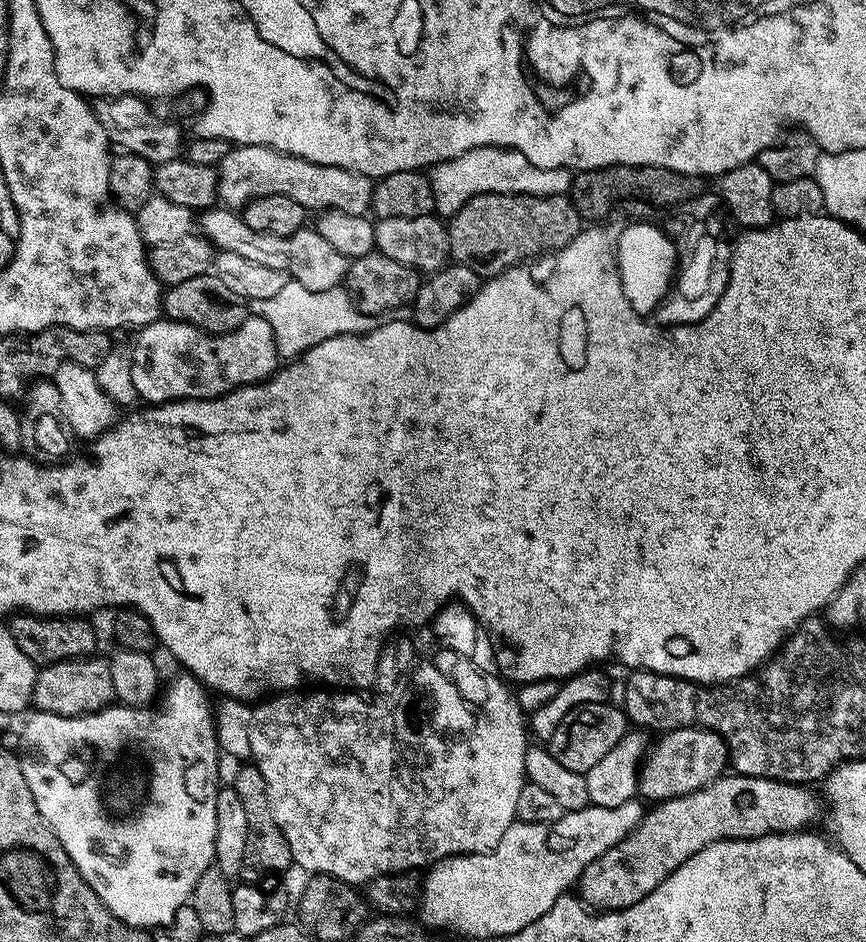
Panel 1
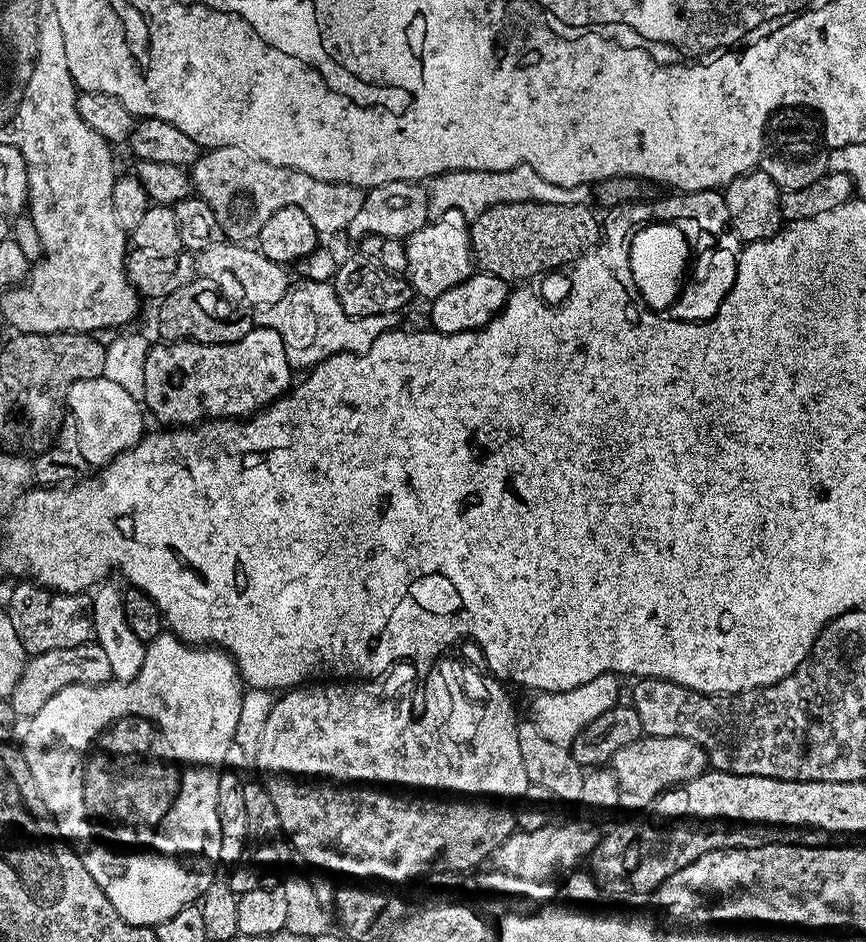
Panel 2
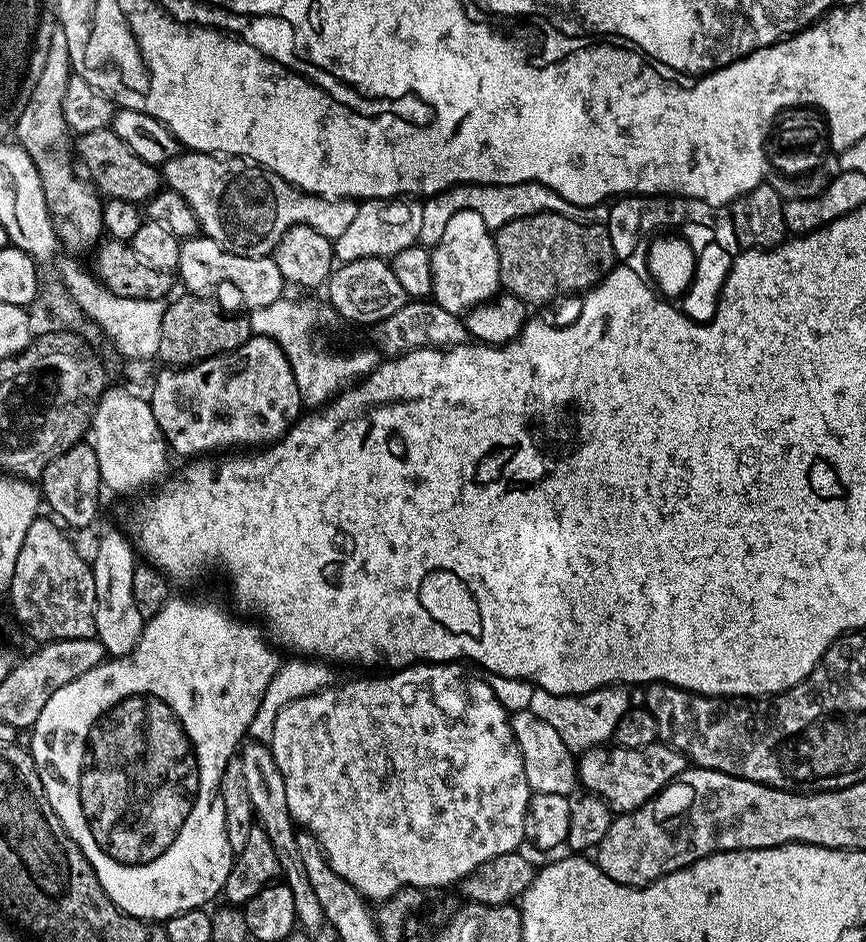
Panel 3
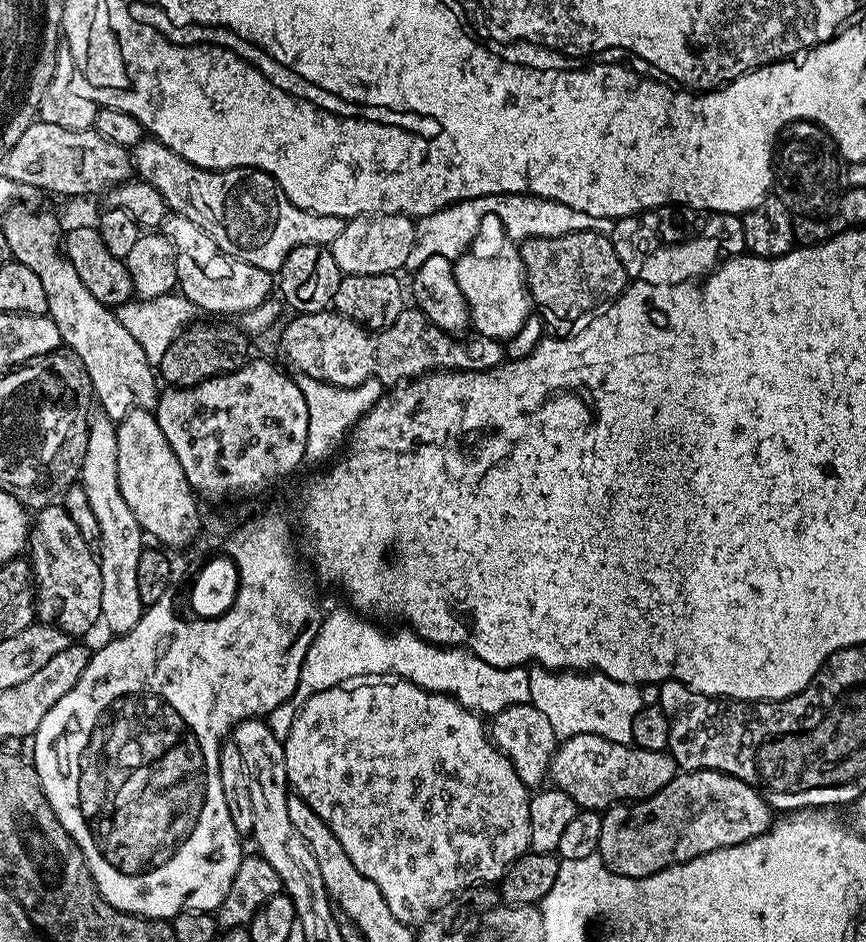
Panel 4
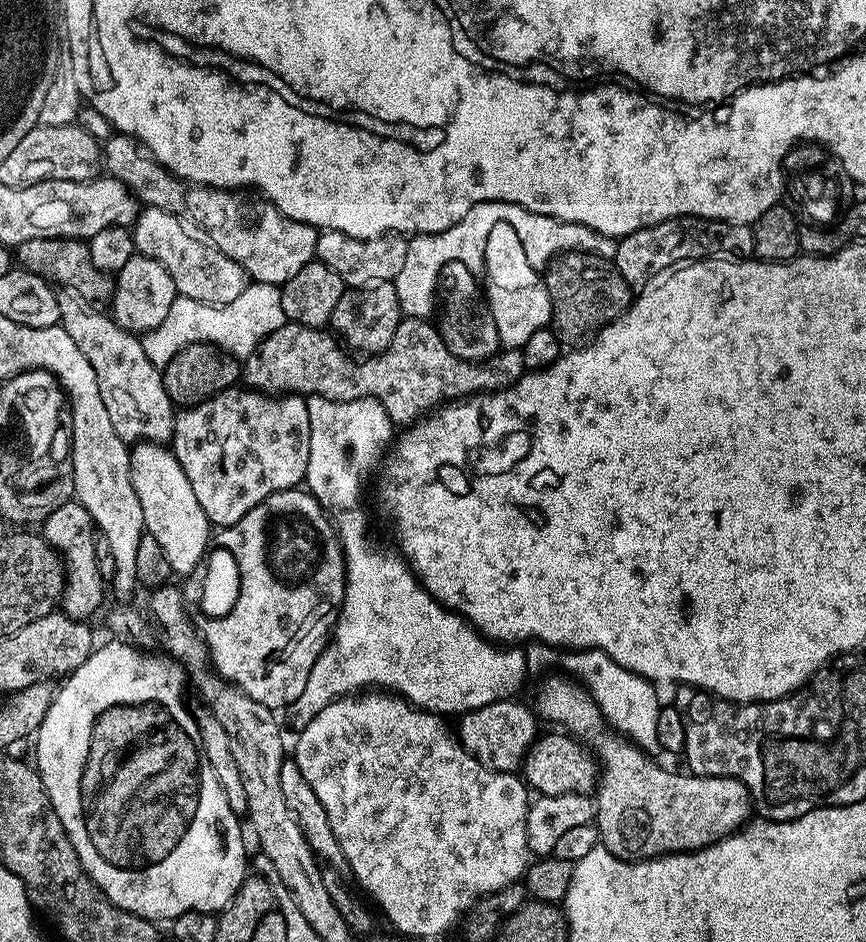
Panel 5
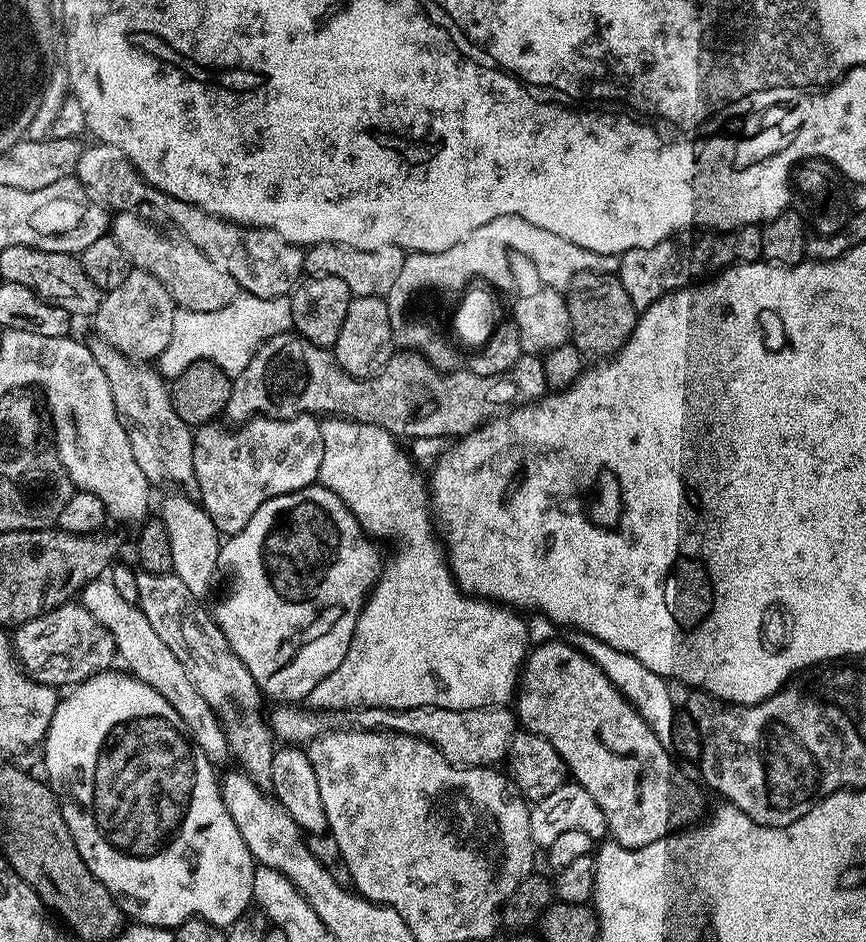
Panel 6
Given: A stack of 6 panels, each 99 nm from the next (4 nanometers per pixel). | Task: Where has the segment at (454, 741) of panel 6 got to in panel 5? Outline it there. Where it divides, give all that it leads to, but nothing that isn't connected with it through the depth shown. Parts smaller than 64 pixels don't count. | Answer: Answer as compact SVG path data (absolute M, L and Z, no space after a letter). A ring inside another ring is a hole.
M519 699L499 700L490 706L482 706L473 712L465 712L459 717L458 739L460 744L482 766L493 768L495 772L519 773L524 767L524 759L538 735L538 717L531 707L519 704Z

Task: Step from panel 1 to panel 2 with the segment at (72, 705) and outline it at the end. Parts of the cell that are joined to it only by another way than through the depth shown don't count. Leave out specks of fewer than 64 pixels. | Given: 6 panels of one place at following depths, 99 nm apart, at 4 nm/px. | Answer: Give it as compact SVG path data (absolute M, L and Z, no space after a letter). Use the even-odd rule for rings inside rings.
M89 642L70 646L70 650L46 650L46 654L38 654L25 663L22 678L18 686L14 686L10 701L17 717L30 718L38 714L58 690L71 684L107 684L111 679L110 662L100 644Z

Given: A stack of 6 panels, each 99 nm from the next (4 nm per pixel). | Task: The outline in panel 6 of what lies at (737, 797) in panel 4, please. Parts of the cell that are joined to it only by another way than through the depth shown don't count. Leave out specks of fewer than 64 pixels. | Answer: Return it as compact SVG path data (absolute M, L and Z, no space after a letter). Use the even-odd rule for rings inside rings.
M563 639L548 640L544 644L535 645L529 651L520 674L518 691L514 697L514 711L517 721L522 725L523 731L533 732L542 738L546 738L546 742L550 742L550 746L554 746L554 750L558 750L558 754L564 759L565 764L568 765L571 779L575 783L581 784L586 790L586 794L590 794L594 798L594 802L598 802L598 806L606 818L608 836L624 848L650 846L650 842L658 842L658 838L669 835L673 829L683 830L695 825L705 815L704 800L700 797L699 790L691 788L688 785L687 778L682 773L676 772L675 766L672 765L672 760L674 761L673 753L669 751L665 744L658 742L654 730L650 730L650 726L646 726L642 714L638 714L638 710L634 710L631 702L617 690L614 682L610 682L610 678L606 678L606 674L602 674L602 670L593 660L586 658L586 654L582 654L574 645L565 644Z

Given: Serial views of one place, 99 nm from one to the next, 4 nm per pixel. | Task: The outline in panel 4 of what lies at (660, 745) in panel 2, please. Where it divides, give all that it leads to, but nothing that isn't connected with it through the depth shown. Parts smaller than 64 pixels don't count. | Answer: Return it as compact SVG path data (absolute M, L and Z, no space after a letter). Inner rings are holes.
M574 734L557 743L548 780L551 787L570 794L577 809L603 813L617 802L635 802L658 794L678 774L671 752L655 752L627 744L615 744L598 734Z

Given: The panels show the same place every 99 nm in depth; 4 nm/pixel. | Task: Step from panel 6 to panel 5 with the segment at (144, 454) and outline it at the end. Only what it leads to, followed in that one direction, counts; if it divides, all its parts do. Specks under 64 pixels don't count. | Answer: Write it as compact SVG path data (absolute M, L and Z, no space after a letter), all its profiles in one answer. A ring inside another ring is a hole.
M64 290L60 297L60 324L74 338L78 350L86 354L86 362L94 366L98 374L98 390L102 390L102 402L110 413L110 422L118 430L118 438L135 446L141 442L167 445L176 425L177 409L163 388L161 369L146 358L141 337L118 326L111 315L89 306L79 296Z

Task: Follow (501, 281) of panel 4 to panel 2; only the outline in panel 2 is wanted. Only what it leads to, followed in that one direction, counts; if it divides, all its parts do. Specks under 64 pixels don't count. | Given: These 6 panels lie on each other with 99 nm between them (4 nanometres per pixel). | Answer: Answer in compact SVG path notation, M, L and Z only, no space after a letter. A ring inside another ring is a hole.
M436 218L422 230L414 230L404 241L406 252L406 279L417 297L425 296L430 302L438 294L446 294L450 286L458 286L474 271L472 244L468 241L469 225L455 224L452 218Z

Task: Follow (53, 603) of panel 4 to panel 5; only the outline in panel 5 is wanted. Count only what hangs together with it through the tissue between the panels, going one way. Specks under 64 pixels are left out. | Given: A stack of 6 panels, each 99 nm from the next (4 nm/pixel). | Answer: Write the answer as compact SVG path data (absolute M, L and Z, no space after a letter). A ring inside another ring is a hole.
M75 498L66 501L58 506L58 510L54 510L54 514L43 520L42 535L44 541L55 552L59 552L64 561L64 594L60 597L59 607L70 618L91 621L91 616L104 604L106 579L98 572L95 558L98 529L90 510L86 510L86 506L82 506Z

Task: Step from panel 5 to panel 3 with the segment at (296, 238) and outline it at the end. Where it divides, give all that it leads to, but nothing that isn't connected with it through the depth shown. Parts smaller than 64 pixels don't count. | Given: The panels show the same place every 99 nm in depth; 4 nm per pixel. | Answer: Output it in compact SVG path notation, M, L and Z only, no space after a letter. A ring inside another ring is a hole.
M181 150L162 165L162 180L171 191L182 194L194 210L203 235L246 258L272 256L282 234L295 224L310 226L335 242L360 209L355 200L331 200L302 192L270 169L239 156Z

